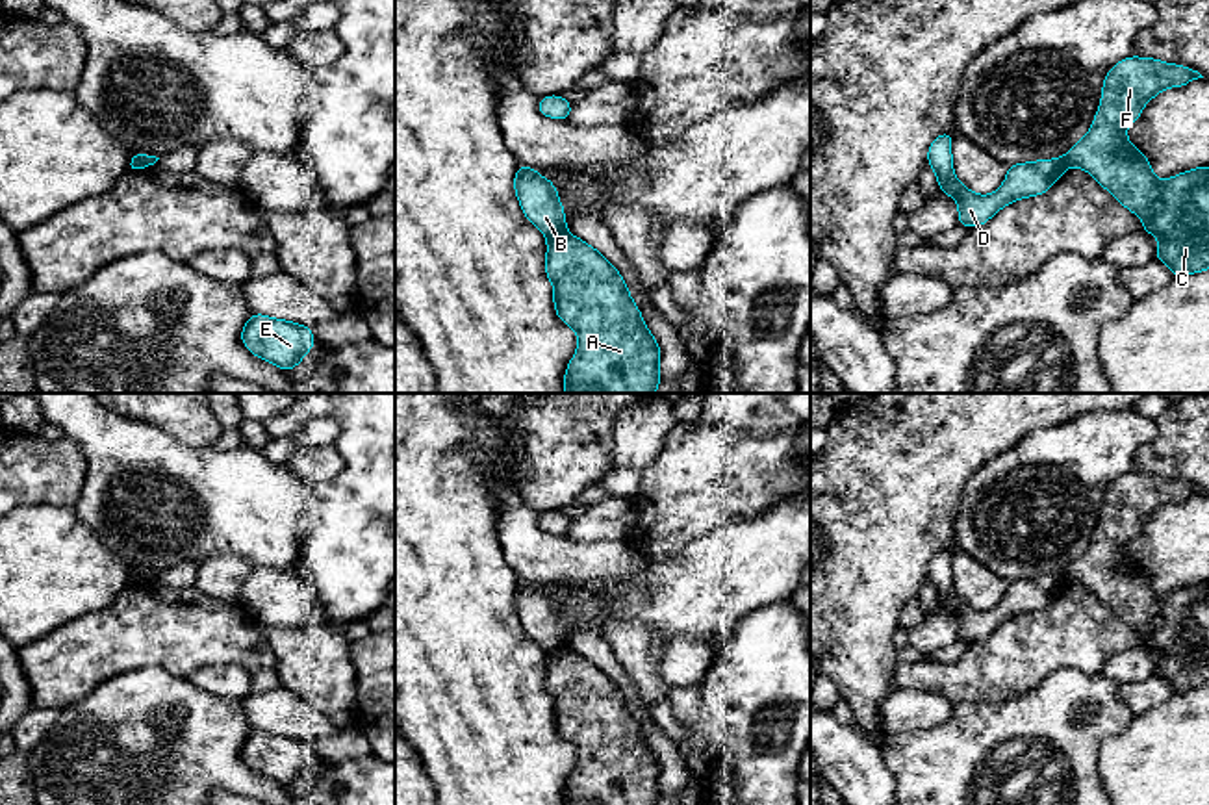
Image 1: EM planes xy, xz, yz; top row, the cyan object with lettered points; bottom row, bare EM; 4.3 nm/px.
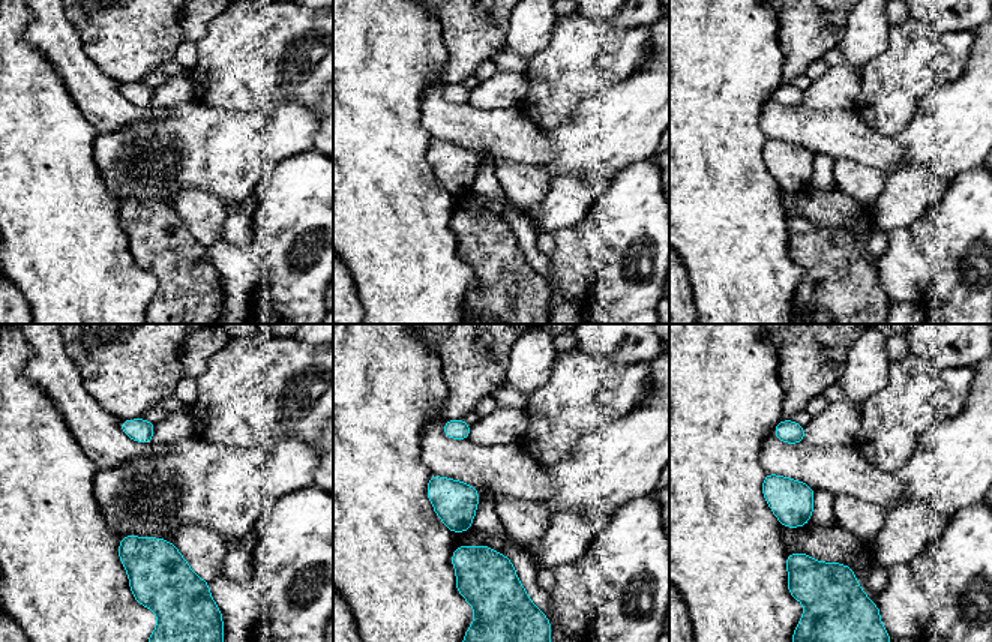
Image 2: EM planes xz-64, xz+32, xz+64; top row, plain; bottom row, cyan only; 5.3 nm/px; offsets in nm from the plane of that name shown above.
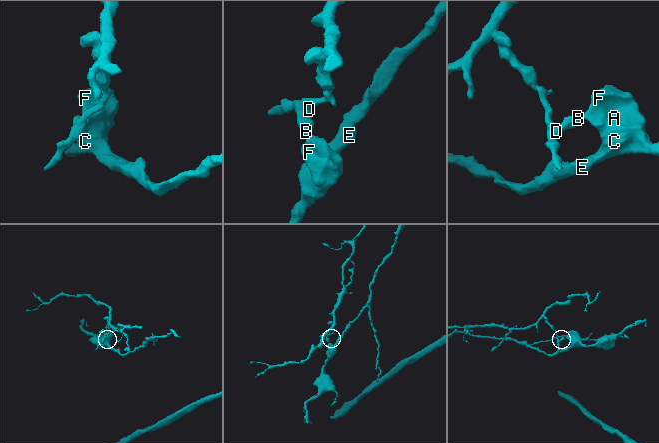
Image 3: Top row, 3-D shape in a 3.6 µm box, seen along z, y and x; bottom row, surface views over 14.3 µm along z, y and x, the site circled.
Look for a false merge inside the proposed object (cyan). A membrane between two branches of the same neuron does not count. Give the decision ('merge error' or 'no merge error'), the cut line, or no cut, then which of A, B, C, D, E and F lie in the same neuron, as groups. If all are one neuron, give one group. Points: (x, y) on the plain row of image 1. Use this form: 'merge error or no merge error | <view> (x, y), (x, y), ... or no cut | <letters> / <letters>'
merge error | xz (564, 646), (547, 655) | A C E F / B D

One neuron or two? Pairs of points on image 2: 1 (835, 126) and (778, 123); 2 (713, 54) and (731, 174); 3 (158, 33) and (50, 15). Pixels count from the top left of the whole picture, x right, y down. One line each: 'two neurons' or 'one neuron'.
1: one neuron
2: one neuron
3: two neurons

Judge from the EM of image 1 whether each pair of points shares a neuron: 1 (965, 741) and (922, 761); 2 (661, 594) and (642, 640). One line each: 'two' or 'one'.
1: one
2: two

